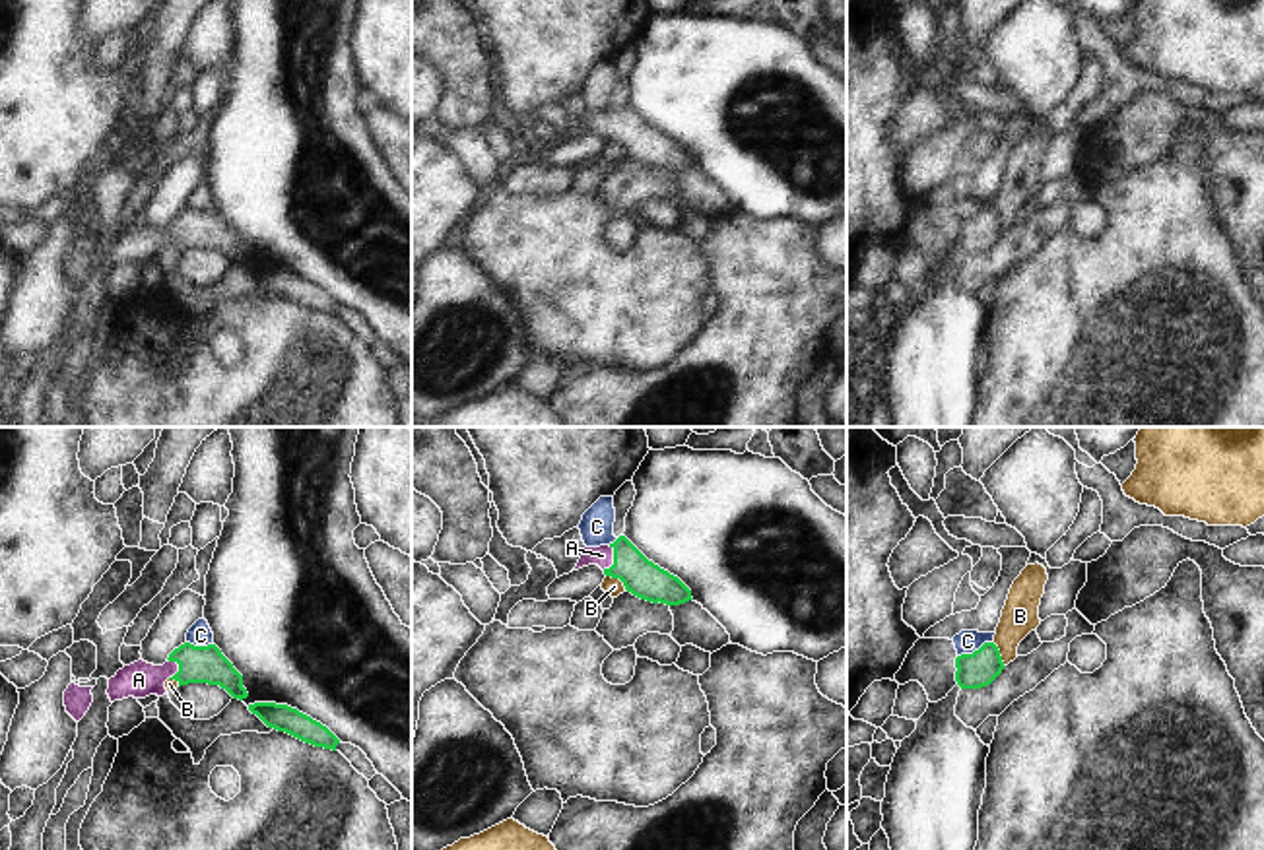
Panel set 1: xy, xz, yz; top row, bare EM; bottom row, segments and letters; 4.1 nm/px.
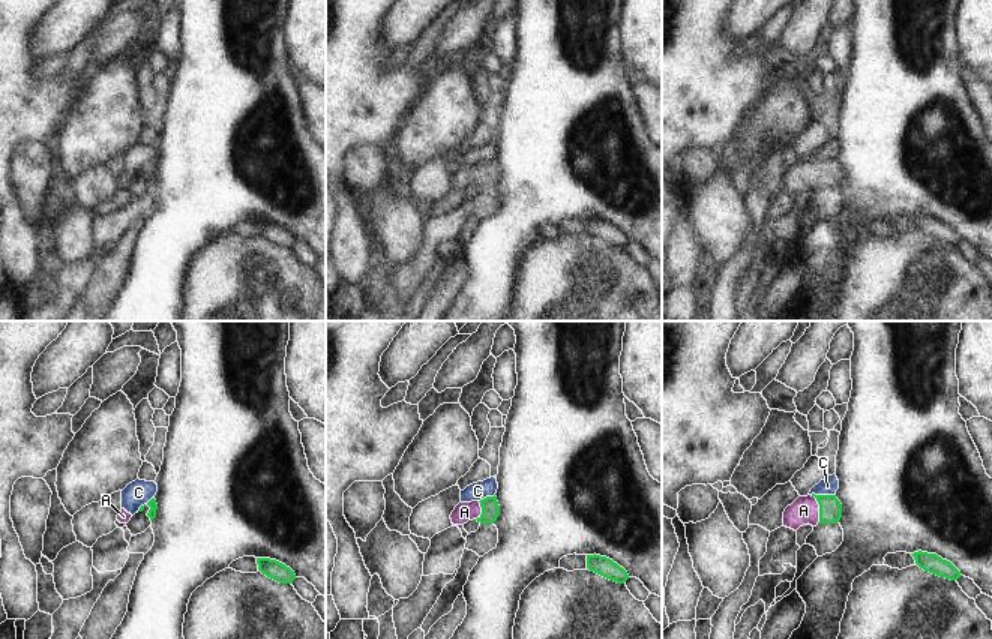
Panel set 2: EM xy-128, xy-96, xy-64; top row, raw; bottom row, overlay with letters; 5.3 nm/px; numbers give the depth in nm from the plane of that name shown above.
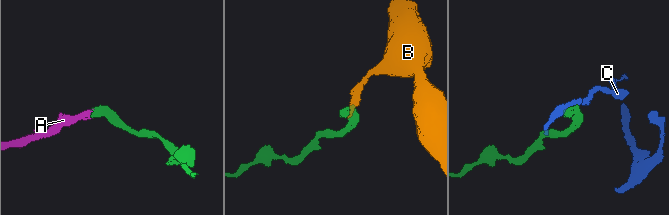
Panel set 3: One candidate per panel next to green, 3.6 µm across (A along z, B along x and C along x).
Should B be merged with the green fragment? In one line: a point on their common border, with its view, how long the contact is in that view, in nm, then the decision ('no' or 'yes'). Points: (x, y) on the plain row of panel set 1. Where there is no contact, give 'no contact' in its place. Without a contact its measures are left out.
contact yz (998, 220); length 120 nm; no

